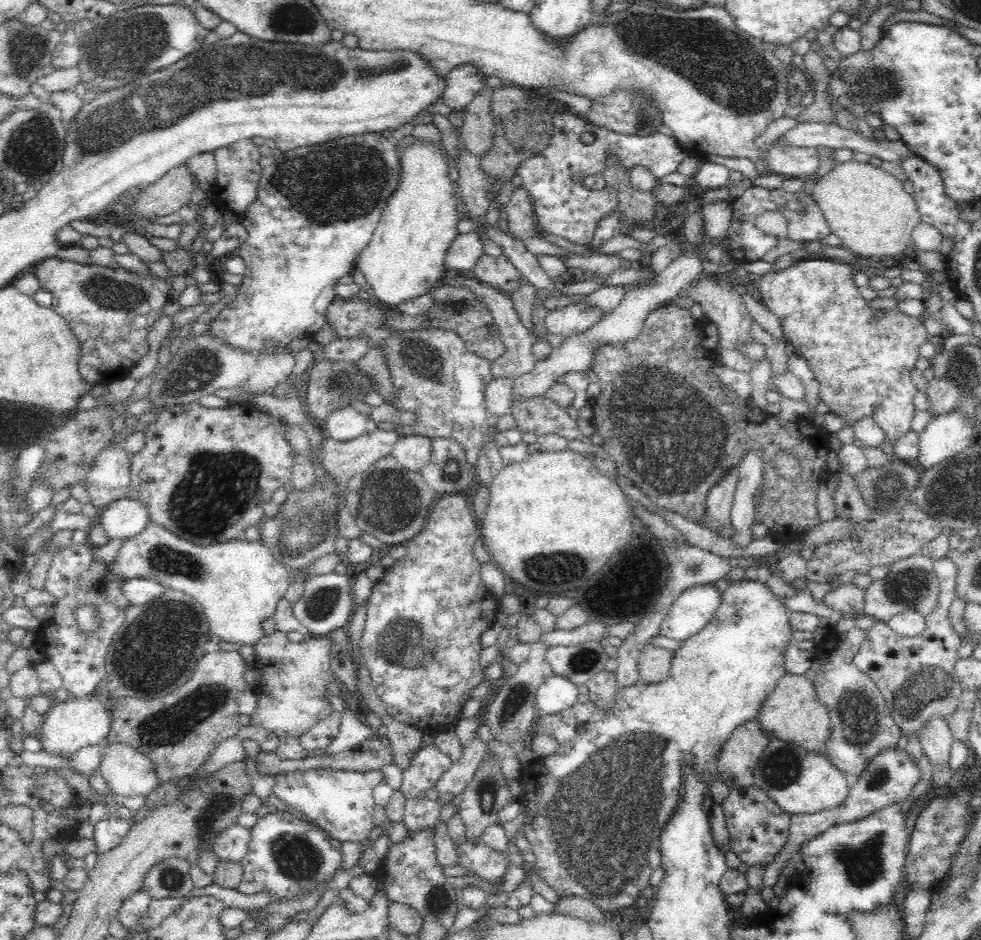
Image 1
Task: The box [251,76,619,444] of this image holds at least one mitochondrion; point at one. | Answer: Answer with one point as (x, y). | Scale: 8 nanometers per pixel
(344, 183)

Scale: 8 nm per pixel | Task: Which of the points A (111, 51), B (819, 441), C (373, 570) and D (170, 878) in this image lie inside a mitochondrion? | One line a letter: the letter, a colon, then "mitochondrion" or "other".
A: mitochondrion
B: other
C: other
D: mitochondrion

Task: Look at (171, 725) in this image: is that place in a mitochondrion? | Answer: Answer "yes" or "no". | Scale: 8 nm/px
yes

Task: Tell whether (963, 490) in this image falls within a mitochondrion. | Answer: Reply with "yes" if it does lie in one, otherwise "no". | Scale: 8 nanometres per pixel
yes

